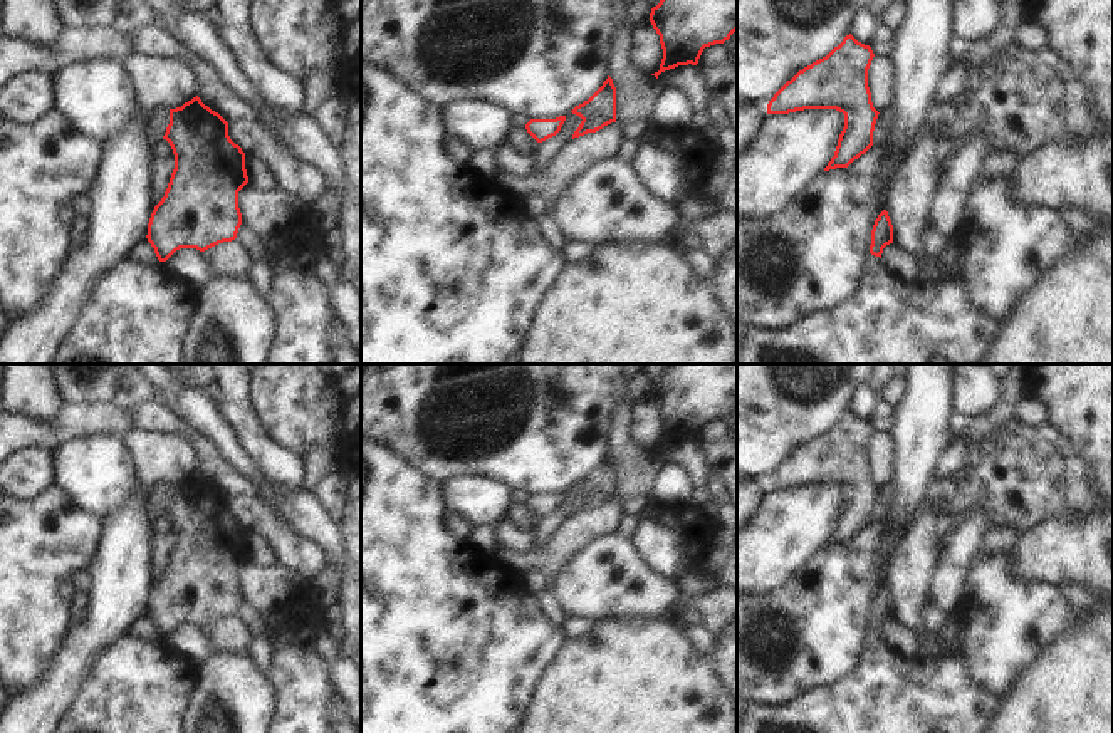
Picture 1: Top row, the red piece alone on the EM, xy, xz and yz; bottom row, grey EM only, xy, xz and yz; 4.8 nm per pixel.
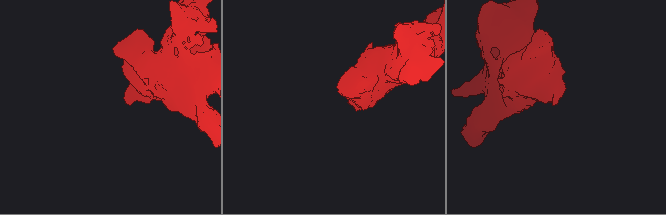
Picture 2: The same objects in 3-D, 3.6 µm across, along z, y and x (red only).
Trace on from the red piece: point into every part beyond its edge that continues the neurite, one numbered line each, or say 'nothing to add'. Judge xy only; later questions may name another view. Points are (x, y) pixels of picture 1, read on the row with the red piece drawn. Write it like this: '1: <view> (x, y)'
nothing to add

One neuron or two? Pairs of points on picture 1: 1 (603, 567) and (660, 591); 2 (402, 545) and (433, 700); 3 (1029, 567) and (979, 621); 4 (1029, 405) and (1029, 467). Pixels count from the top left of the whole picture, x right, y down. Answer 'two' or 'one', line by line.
1: one
2: one
3: two
4: two

